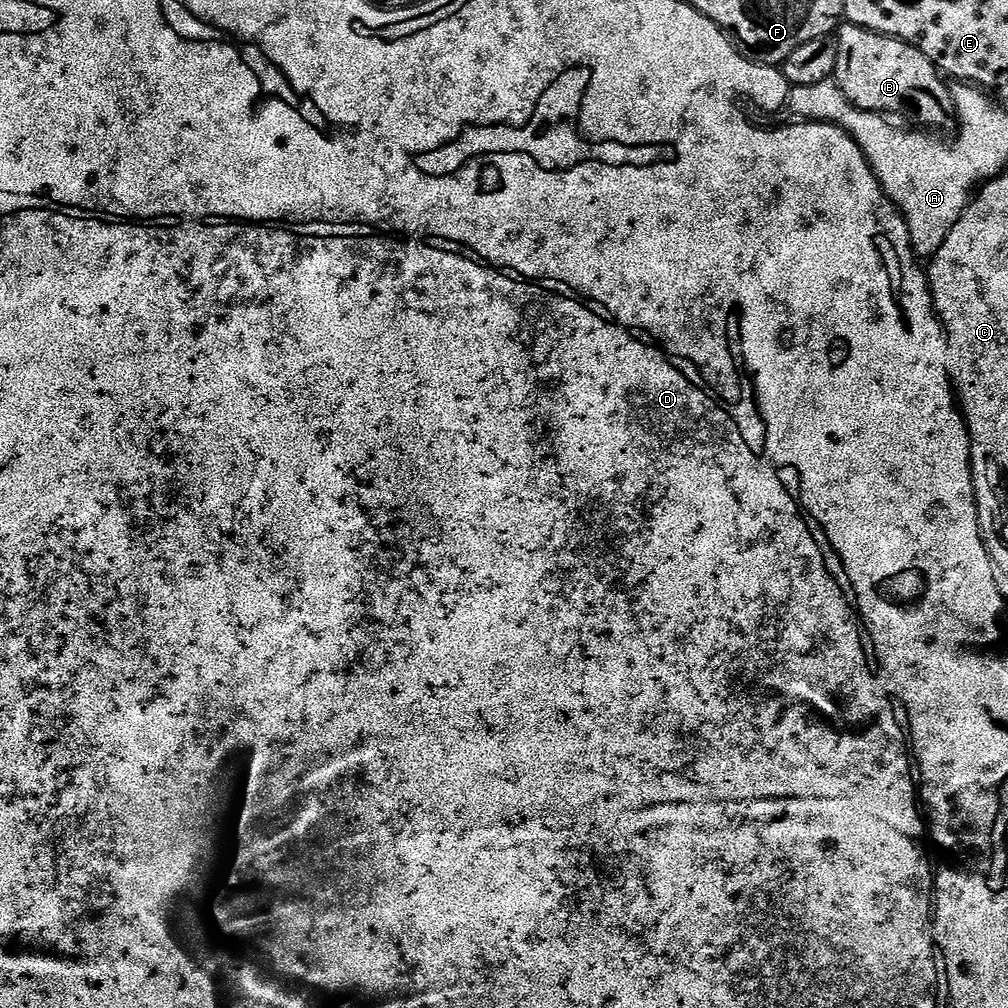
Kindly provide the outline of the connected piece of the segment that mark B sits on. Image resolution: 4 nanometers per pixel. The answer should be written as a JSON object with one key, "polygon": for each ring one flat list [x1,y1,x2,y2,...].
{"polygon":[[847,22,839,25,835,37,838,66,834,79,842,94,846,94,854,106,892,118,912,116,913,125,927,126,940,134,947,133,944,132,947,128,957,127,956,103,952,100,949,81,930,62,930,58,922,54,922,50,904,40,883,36,880,32,871,32,869,28]]}

